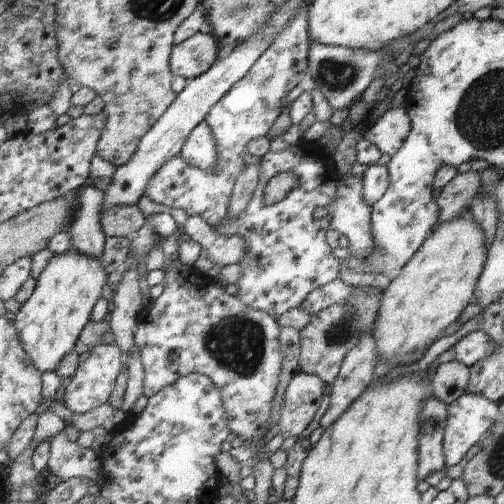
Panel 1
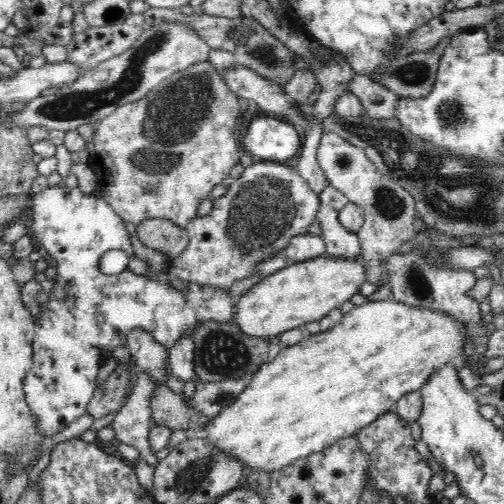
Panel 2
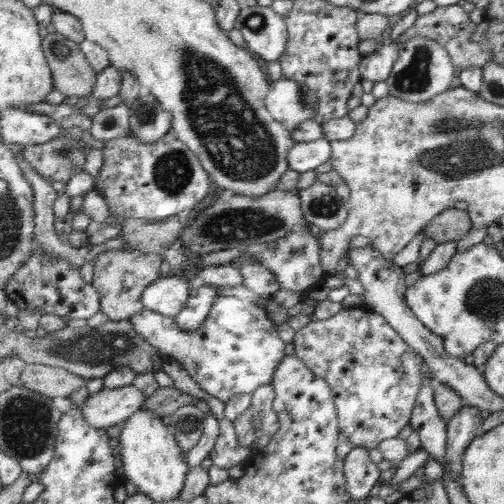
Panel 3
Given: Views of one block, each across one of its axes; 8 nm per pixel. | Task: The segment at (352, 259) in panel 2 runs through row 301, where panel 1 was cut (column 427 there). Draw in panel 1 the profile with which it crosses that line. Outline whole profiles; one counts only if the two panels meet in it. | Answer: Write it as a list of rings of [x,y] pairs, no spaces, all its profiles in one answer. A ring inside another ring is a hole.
[[[461,214],[461,218],[457,218],[457,220],[451,220],[451,222],[447,222],[447,224],[439,224],[439,228],[431,234],[431,238],[423,244],[423,248],[413,256],[413,260],[411,260],[411,262],[409,262],[401,272],[397,272],[397,274],[393,276],[393,280],[391,280],[389,288],[383,292],[381,312],[379,312],[379,320],[377,320],[377,328],[373,330],[375,346],[377,346],[377,354],[379,354],[379,358],[381,358],[379,362],[397,362],[397,358],[401,360],[401,358],[405,358],[407,354],[413,354],[413,352],[417,352],[417,350],[423,350],[423,348],[431,346],[437,338],[445,338],[445,336],[441,336],[441,334],[445,332],[445,328],[447,328],[451,322],[455,322],[455,320],[457,320],[457,316],[461,314],[461,310],[465,308],[465,304],[469,304],[469,298],[471,298],[471,294],[475,294],[477,280],[479,280],[479,276],[481,276],[481,272],[483,272],[483,266],[485,266],[485,262],[487,262],[485,234],[483,234],[483,230],[481,230],[475,222],[471,222],[471,220],[473,220],[471,216],[463,216],[463,214]]]

